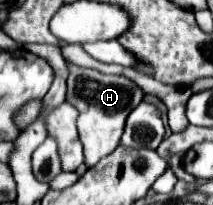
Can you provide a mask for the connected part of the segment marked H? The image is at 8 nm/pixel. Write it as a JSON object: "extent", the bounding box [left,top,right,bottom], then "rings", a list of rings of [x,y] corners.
{"extent":[66,66,144,168],"rings":[[[70,66],[66,102],[76,106],[76,110],[80,112],[78,132],[84,144],[84,156],[86,156],[84,164],[88,168],[92,168],[94,164],[98,164],[98,160],[116,150],[124,130],[124,120],[128,118],[128,112],[132,112],[132,108],[136,108],[136,104],[142,102],[142,98],[144,92],[140,90],[140,86],[136,86],[126,76],[112,76],[112,74],[102,74],[94,68]]]}

